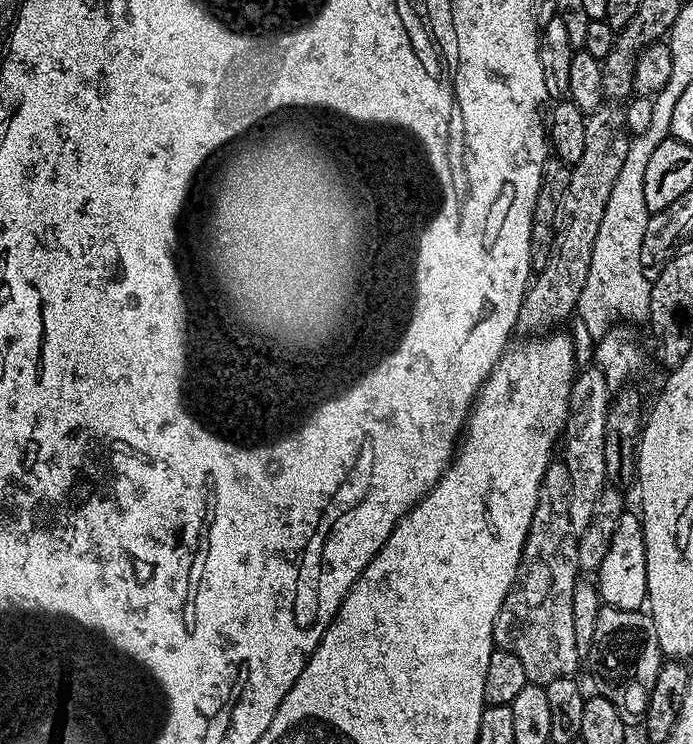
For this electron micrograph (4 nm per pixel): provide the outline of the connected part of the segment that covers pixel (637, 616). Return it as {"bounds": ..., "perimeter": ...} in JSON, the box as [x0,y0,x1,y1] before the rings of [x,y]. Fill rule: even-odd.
{"bounds":[586,607,662,726],"perimeter":[[[601,607],[586,664],[592,667],[595,695],[606,698],[626,726],[639,725],[647,714],[647,704],[662,665],[660,639],[651,615],[644,610],[631,612]]]}

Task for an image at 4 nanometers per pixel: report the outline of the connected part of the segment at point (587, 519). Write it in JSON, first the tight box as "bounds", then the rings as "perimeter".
{"bounds":[562,366,610,534],"perimeter":[[[589,366],[581,371],[572,384],[568,399],[568,421],[562,433],[562,459],[566,470],[570,470],[570,526],[579,534],[590,526],[594,518],[594,506],[606,487],[608,479],[603,449],[606,414],[610,401],[610,389],[600,369]]]}

